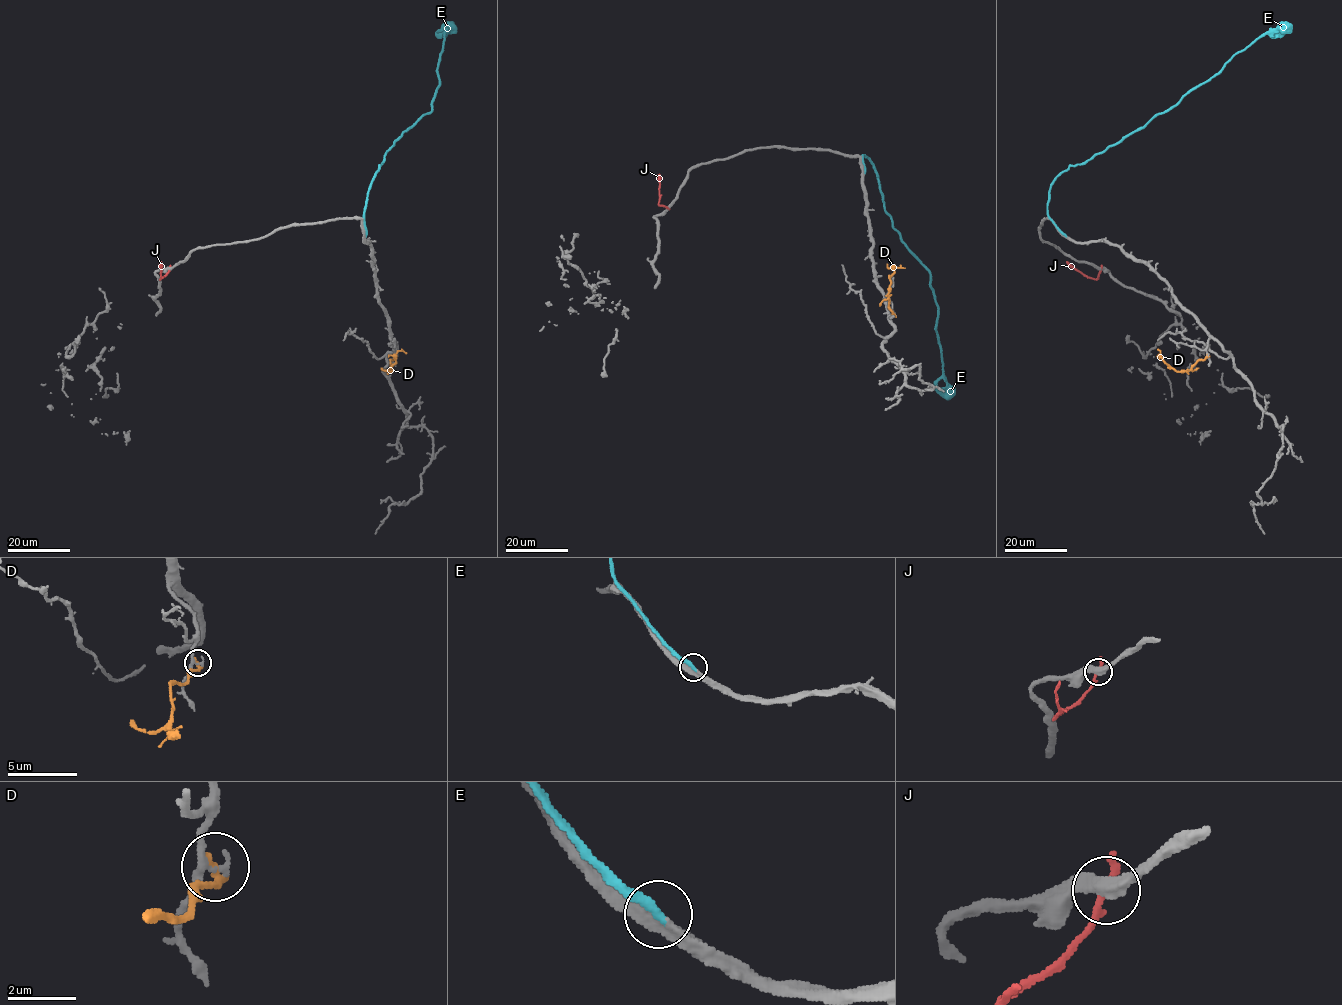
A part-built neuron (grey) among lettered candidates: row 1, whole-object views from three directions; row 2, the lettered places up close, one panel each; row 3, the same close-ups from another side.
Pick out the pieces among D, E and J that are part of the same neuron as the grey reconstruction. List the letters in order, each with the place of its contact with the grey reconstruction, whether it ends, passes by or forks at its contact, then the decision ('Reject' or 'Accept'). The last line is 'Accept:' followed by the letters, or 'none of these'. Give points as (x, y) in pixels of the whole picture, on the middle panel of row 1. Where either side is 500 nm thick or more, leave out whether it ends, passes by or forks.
D: Touches grey at (894, 315). It ends there. Reject
E: Touches grey at (863, 173). It ends there. Accept
J: Touches grey at (668, 208). It ends there. Reject
Accept: E

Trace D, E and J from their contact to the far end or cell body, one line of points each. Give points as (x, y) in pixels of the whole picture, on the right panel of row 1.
D: (1208, 355), (1187, 370), (1178, 371), (1166, 363), (1160, 353)
E: (1066, 236), (1047, 212), (1050, 187), (1057, 176), (1171, 109), (1259, 37), (1281, 23), (1292, 25)
J: (1101, 268), (1098, 278), (1092, 278), (1067, 261)

